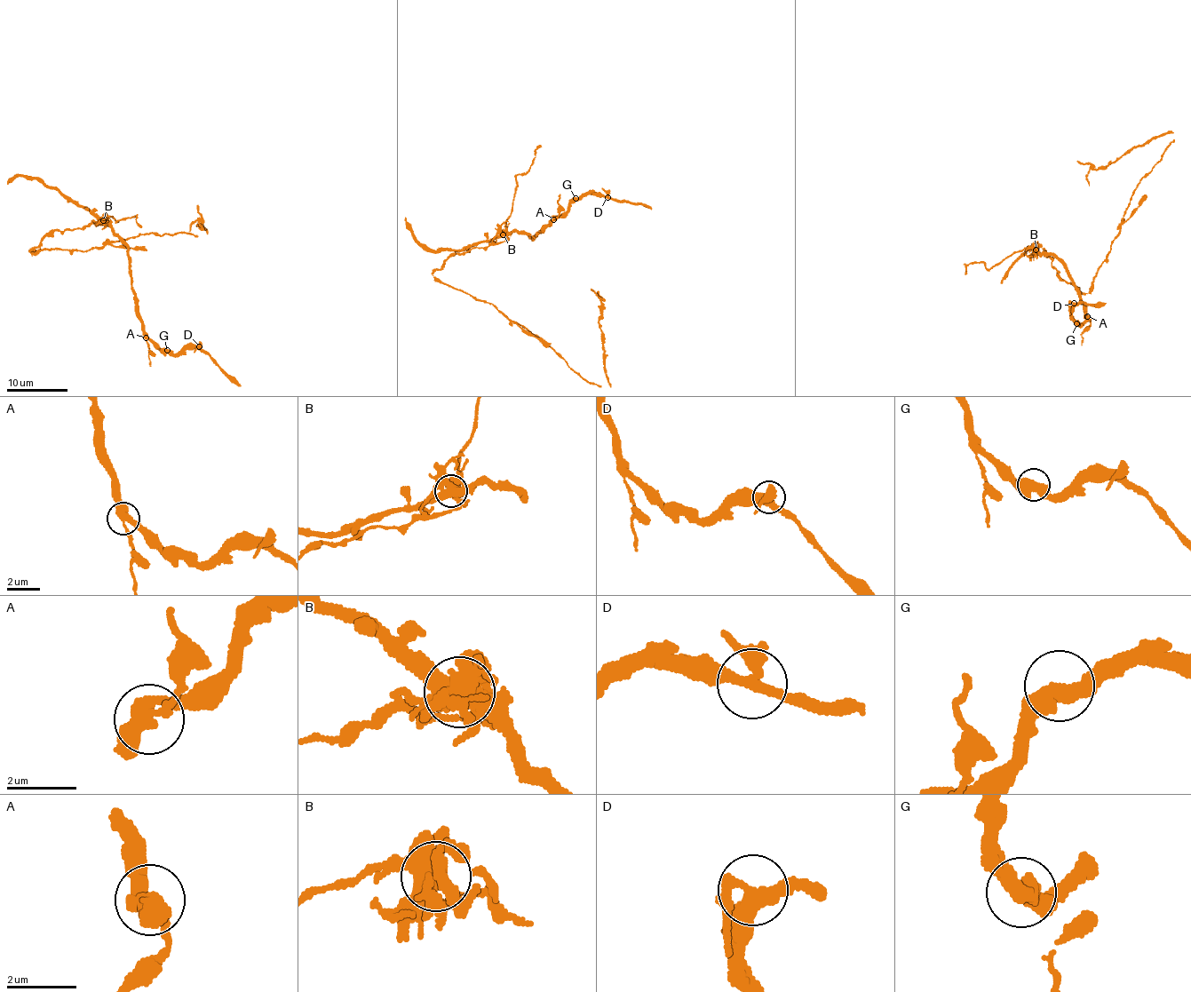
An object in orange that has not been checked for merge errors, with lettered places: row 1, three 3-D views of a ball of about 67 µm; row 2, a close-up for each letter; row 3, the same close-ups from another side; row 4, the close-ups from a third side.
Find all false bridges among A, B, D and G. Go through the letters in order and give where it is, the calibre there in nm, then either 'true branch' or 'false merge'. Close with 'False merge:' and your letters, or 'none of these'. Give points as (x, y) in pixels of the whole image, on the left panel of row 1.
A: place (146, 337); calibre 320 nm; false merge
B: place (103, 220); calibre 550 nm; false merge
D: place (199, 346); calibre 360 nm; true branch
G: place (167, 350); calibre 500 nm; true branch
False merge: A, B

